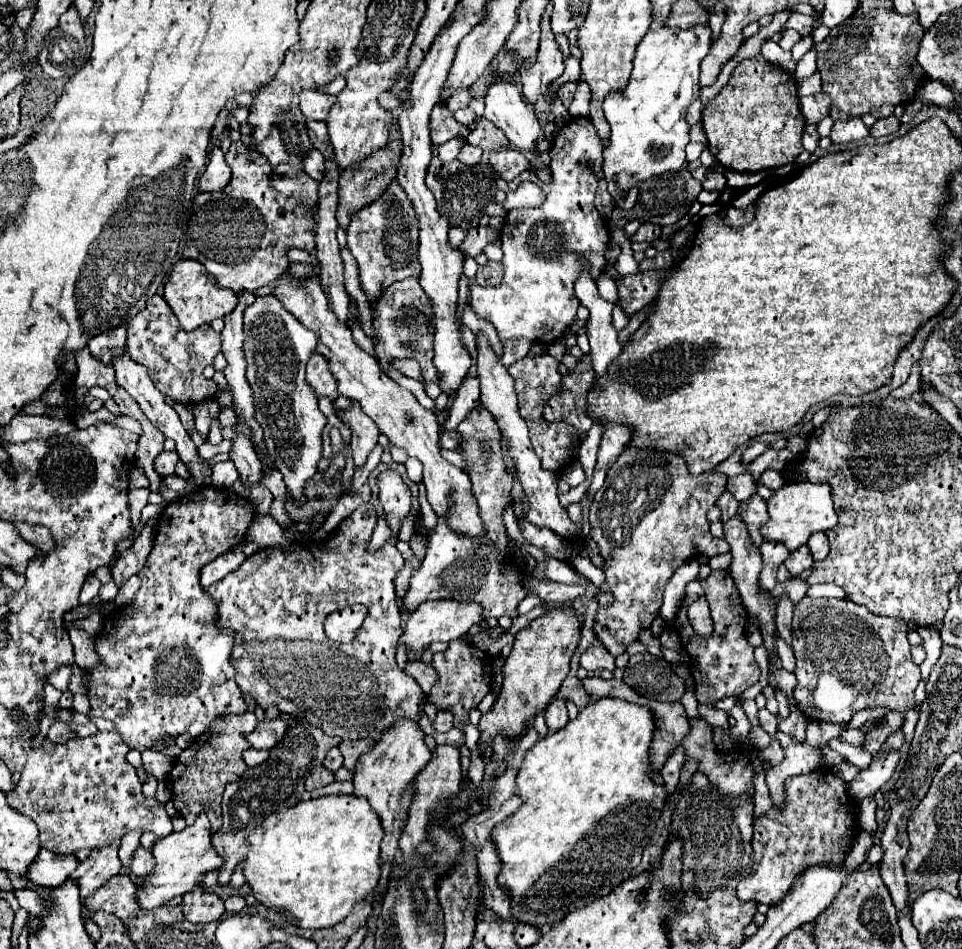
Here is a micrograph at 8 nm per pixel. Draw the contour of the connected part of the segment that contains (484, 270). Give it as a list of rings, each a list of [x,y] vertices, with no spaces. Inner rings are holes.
[[[487,262],[479,266],[475,282],[479,286],[499,286],[503,280],[504,268],[501,262]]]

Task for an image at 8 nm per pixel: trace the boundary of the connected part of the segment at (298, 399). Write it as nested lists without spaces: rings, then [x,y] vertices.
[[[257,296],[255,304],[245,310],[245,360],[247,380],[257,404],[257,422],[263,428],[265,446],[283,474],[297,504],[303,504],[303,484],[317,472],[321,460],[321,432],[327,418],[317,408],[317,396],[305,380],[305,364],[315,352],[317,336],[301,326],[275,296]]]

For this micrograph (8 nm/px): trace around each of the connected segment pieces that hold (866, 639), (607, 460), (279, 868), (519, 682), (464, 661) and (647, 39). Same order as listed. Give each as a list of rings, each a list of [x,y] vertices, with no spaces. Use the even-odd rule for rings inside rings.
[[[803,598],[795,606],[793,614],[793,654],[797,658],[797,686],[795,700],[799,710],[811,720],[843,724],[851,720],[851,712],[887,708],[887,712],[905,714],[911,708],[917,708],[913,690],[921,680],[919,666],[911,660],[911,646],[907,640],[907,622],[893,620],[871,614],[867,608],[839,598]]]
[[[611,424],[599,444],[599,454],[597,454],[597,466],[593,472],[593,482],[589,486],[589,494],[595,494],[601,486],[603,480],[607,476],[607,470],[615,464],[617,456],[621,456],[621,452],[625,452],[625,448],[629,448],[633,440],[633,428],[623,426],[623,424]]]
[[[331,794],[321,798],[303,800],[287,810],[273,812],[257,826],[249,836],[249,854],[243,862],[245,878],[251,886],[251,892],[259,902],[269,908],[287,912],[297,926],[301,928],[329,928],[345,920],[351,908],[365,900],[379,884],[381,878],[381,840],[385,830],[377,812],[371,804],[359,796]]]
[[[551,608],[547,614],[533,620],[527,628],[517,632],[513,650],[503,666],[503,688],[491,712],[481,716],[479,730],[483,744],[489,744],[503,730],[507,736],[519,736],[525,724],[541,712],[557,694],[561,682],[569,674],[571,656],[581,642],[581,622],[573,608]]]
[[[463,640],[449,642],[449,648],[445,652],[433,654],[431,666],[437,672],[437,682],[433,684],[427,702],[435,704],[439,712],[451,712],[453,714],[453,726],[463,730],[469,724],[469,712],[479,706],[479,702],[489,694],[491,690],[491,666],[489,658],[483,650],[479,650],[475,644],[467,644]]]
[[[709,24],[693,28],[669,28],[649,30],[637,46],[633,58],[633,72],[623,94],[609,94],[603,102],[605,118],[611,126],[611,142],[603,148],[603,172],[607,188],[615,200],[623,198],[631,186],[641,180],[647,180],[655,174],[681,170],[685,164],[685,146],[689,144],[689,126],[685,114],[691,102],[699,98],[699,64],[707,56],[711,46],[711,28]]]

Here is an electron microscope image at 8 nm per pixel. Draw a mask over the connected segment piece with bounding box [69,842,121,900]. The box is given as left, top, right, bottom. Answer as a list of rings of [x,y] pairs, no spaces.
[[[113,842],[107,848],[95,848],[91,856],[79,864],[79,868],[69,876],[69,880],[77,880],[81,890],[81,900],[97,892],[101,884],[105,884],[111,876],[121,872],[121,862],[117,858],[119,842]]]

